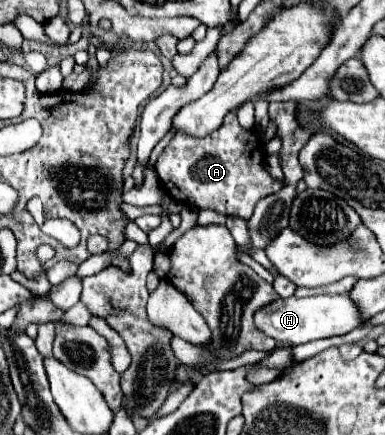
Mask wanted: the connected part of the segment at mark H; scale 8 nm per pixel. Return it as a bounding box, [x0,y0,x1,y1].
[254,294,368,344]

